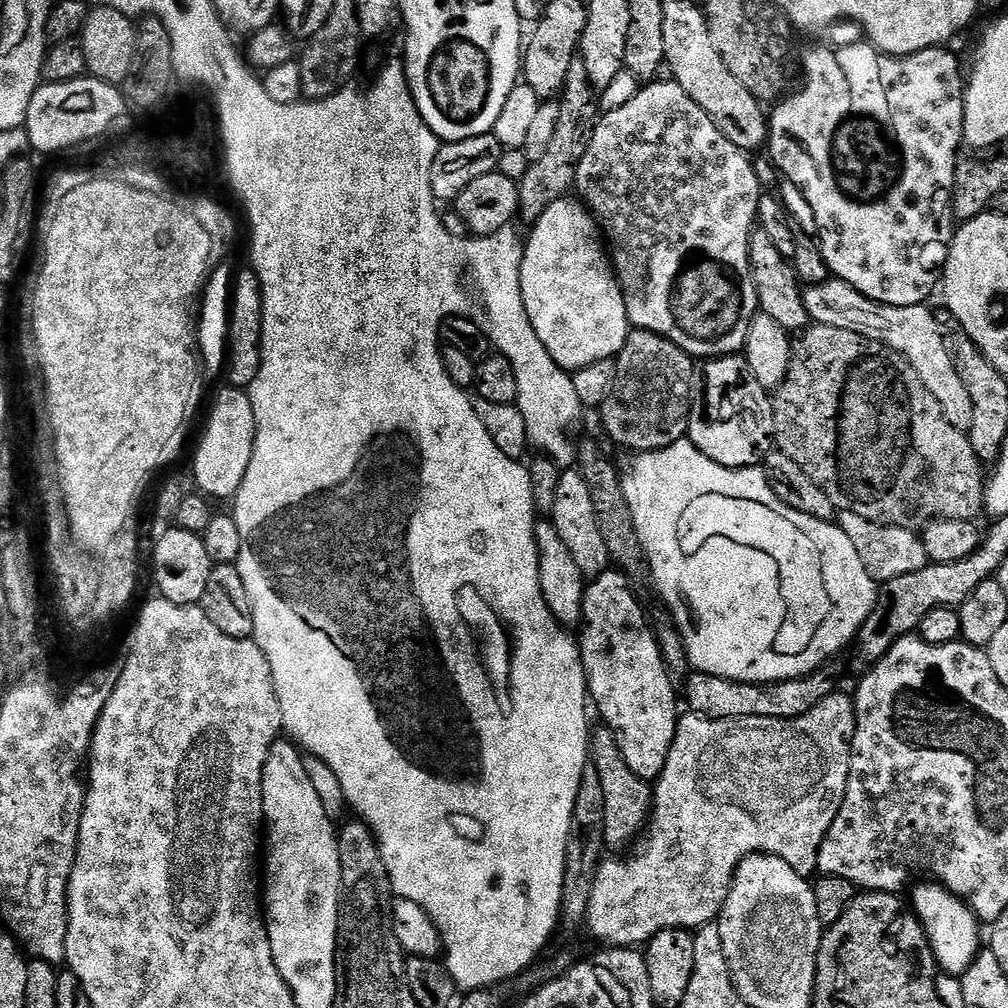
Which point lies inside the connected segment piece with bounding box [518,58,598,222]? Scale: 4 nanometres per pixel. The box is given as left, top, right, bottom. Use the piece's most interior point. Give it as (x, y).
(549, 178)

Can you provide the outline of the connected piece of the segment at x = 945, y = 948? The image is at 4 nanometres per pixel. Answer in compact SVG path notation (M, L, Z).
M920 882L928 884L920 884L912 892L912 904L910 900L910 908L914 913L920 925L924 928L924 934L928 937L928 944L932 947L932 953L936 959L939 971L947 974L949 977L961 977L966 969L972 965L976 953L982 948L982 932L980 936L981 921L977 920L976 915L968 909L967 904L958 897L947 892L945 888L935 882Z

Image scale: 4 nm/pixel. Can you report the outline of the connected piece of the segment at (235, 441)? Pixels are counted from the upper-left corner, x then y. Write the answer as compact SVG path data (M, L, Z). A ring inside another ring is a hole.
M224 386L212 404L212 413L208 416L204 437L196 448L196 461L190 468L191 475L195 477L195 487L213 501L231 501L242 486L242 478L246 478L250 458L254 454L255 437L254 408L247 391Z

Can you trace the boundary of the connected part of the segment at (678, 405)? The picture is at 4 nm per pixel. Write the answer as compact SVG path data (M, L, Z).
M632 330L614 359L614 382L610 394L606 394L598 409L609 438L629 448L632 454L660 452L666 446L685 439L688 435L693 357L658 334Z

